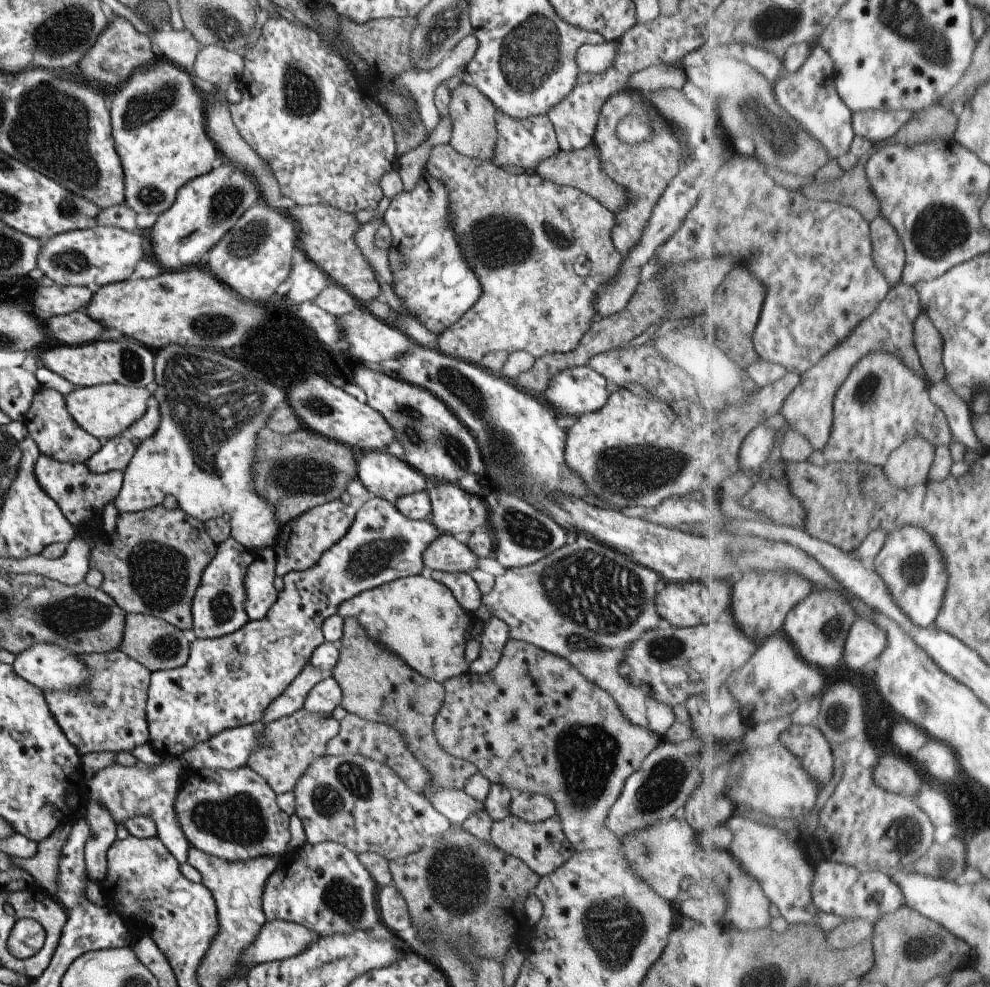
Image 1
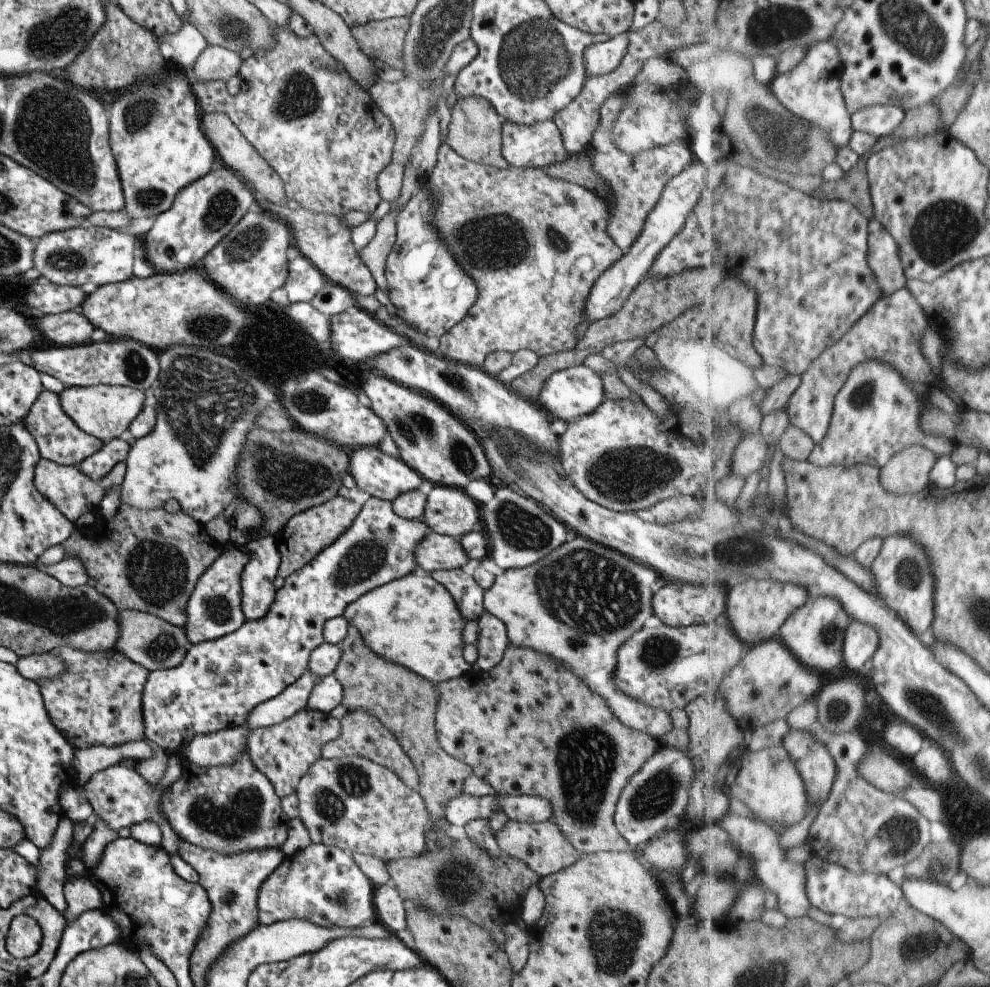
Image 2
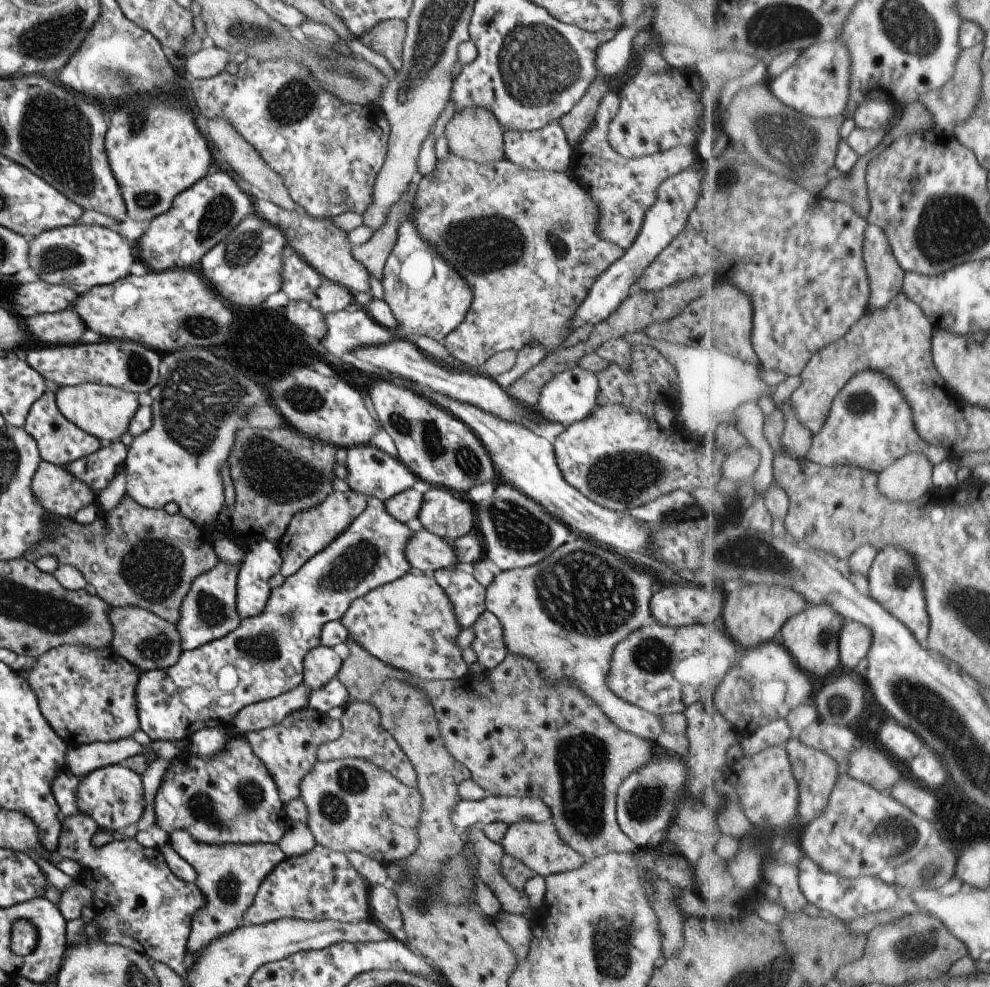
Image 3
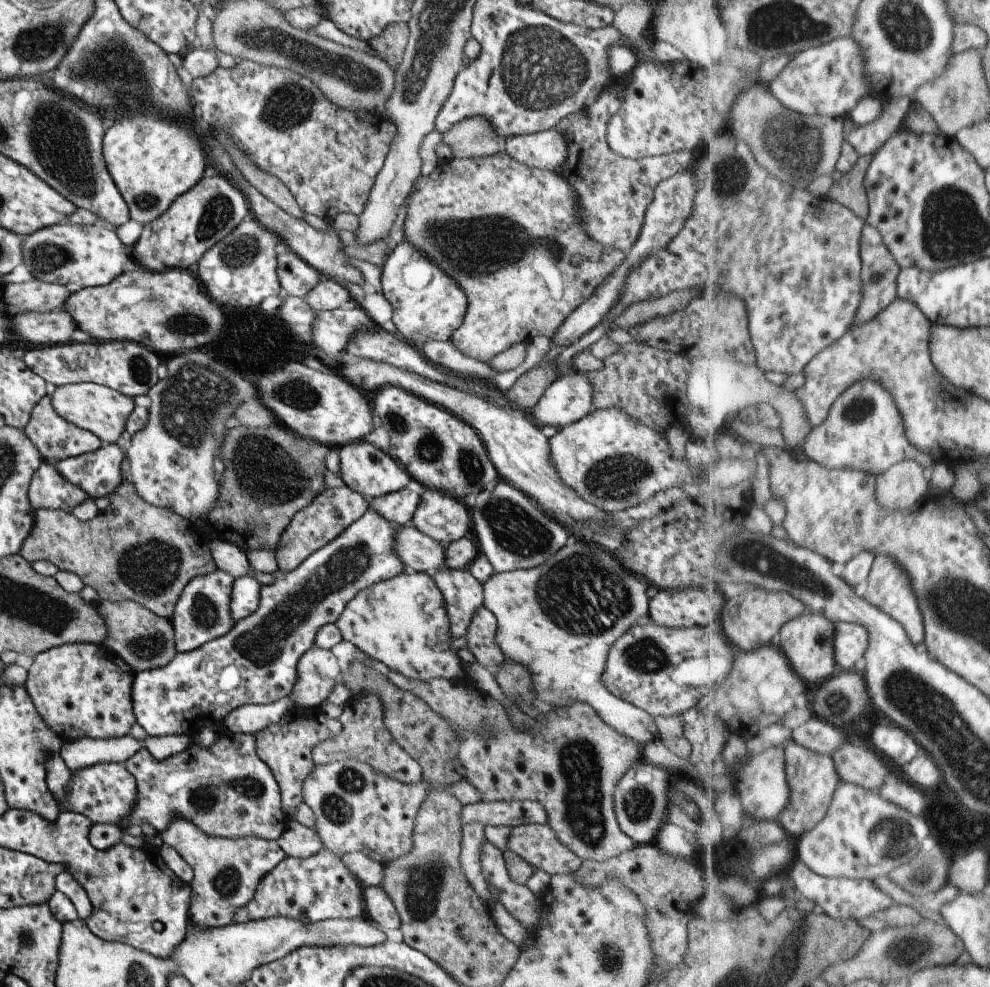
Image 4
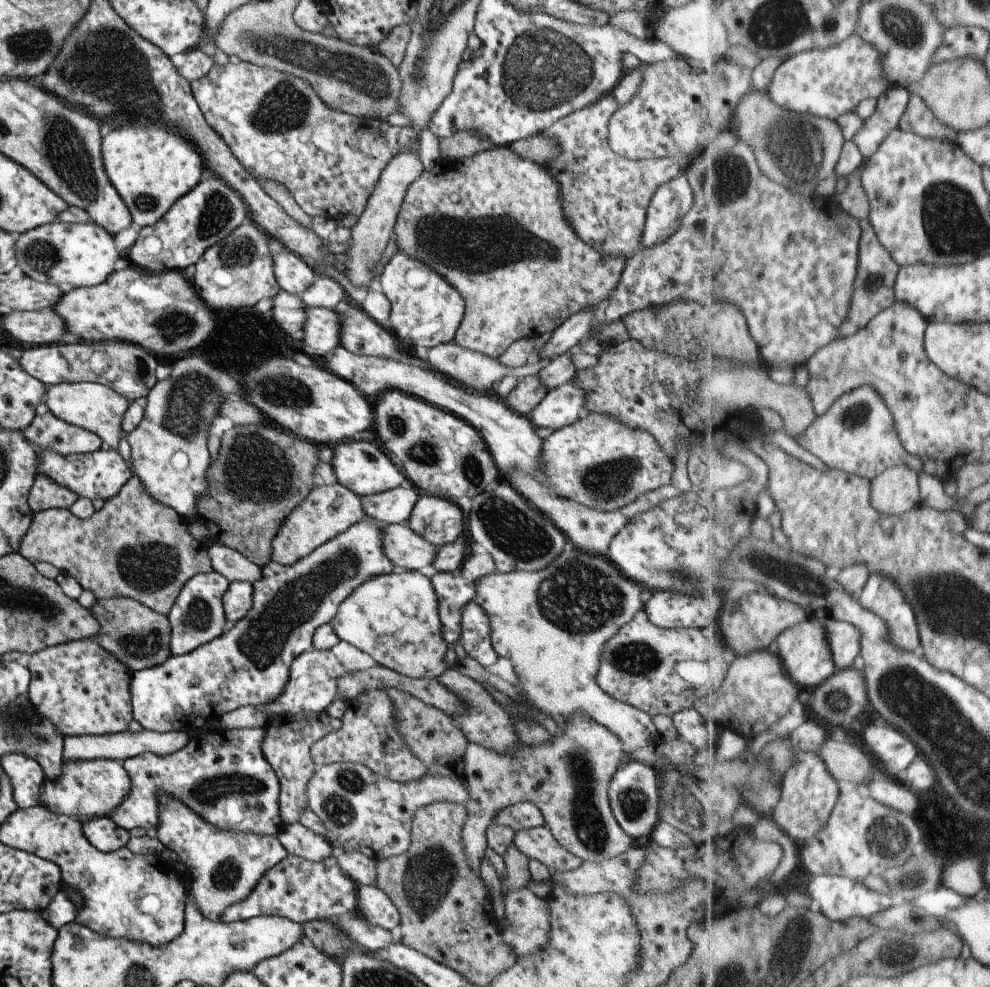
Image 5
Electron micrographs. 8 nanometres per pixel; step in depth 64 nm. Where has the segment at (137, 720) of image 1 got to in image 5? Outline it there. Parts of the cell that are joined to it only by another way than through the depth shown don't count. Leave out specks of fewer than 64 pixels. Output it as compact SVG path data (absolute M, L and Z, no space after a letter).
M93 639L45 647L30 655L26 669L30 674L28 696L33 708L63 737L115 734L126 730L131 722L131 672Z

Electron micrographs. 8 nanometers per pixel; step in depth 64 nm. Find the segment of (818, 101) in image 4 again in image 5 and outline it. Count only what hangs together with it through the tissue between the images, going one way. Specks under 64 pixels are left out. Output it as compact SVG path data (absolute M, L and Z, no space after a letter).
M856 34L833 47L801 52L785 60L768 90L778 106L795 114L816 115L836 121L855 111L866 99L874 97L878 100L889 86L880 66L880 53Z

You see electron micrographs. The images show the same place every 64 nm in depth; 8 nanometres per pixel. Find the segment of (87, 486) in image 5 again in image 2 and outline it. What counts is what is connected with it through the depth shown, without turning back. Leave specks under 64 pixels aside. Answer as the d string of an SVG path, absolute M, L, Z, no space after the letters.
M117 437L107 443L103 443L102 448L98 452L91 454L75 467L87 477L99 479L109 473L115 464L125 464L129 450L129 444Z

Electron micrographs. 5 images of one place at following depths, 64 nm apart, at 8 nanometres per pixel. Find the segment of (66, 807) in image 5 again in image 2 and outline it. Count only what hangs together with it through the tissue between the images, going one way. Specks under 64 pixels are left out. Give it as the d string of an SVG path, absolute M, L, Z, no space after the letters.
M167 756L167 768L163 772L163 776L159 778L157 784L147 784L133 767L125 766L125 764L115 764L105 768L104 770L95 772L87 783L82 787L84 798L90 805L93 814L105 822L109 828L119 831L121 828L128 828L130 825L141 823L149 820L153 822L161 832L160 848L167 855L179 855L180 837L172 830L169 822L164 818L160 804L162 795L166 789L169 789L180 776L179 756Z

